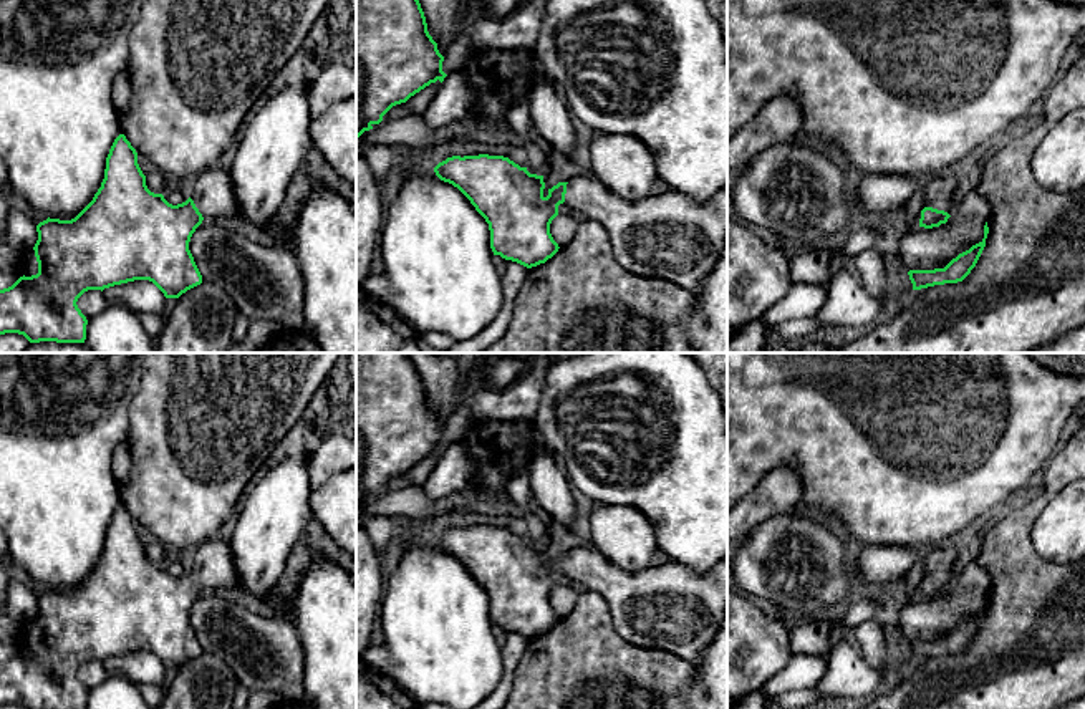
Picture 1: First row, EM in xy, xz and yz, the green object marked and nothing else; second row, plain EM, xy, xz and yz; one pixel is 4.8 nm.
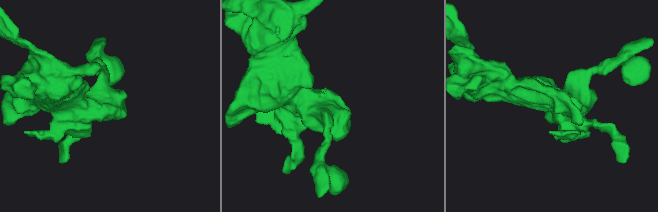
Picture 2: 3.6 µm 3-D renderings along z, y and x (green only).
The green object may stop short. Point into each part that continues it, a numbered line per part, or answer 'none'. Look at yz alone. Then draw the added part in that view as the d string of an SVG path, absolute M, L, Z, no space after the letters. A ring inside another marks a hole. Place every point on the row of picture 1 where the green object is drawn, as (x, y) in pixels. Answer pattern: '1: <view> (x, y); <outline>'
1: yz (938, 188); M948 171L926 177L926 207L944 210L949 214L952 207L952 192L956 189L956 177Z

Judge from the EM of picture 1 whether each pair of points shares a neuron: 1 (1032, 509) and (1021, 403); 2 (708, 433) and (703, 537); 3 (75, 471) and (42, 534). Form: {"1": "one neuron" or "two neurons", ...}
{"1": "two neurons", "2": "one neuron", "3": "one neuron"}

